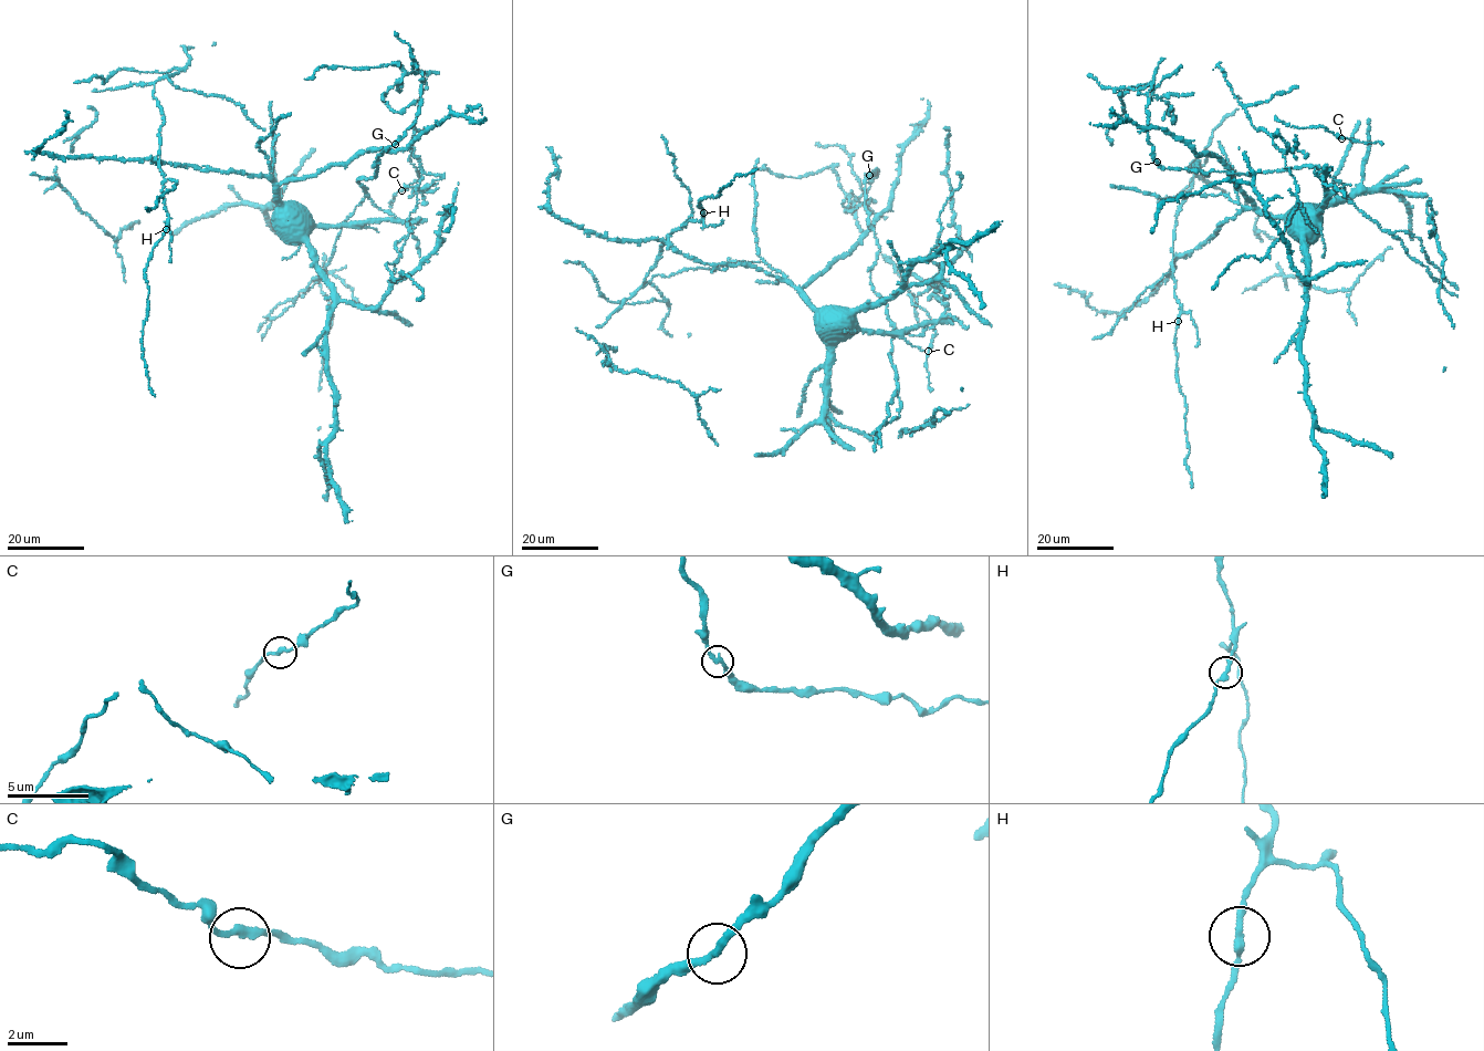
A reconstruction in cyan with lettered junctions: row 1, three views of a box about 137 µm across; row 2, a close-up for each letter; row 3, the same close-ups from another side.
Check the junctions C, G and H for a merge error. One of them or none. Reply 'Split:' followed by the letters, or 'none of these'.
Split: none of these

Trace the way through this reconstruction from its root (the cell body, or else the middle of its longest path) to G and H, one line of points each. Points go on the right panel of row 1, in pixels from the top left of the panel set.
G: (1295, 229), (1328, 197), (1324, 178), (1330, 168), (1307, 165), (1206, 174), (1160, 167), (1156, 162)
H: (1295, 229), (1288, 230), (1283, 218), (1244, 209), (1201, 246), (1173, 253), (1173, 297), (1182, 307), (1178, 321)

